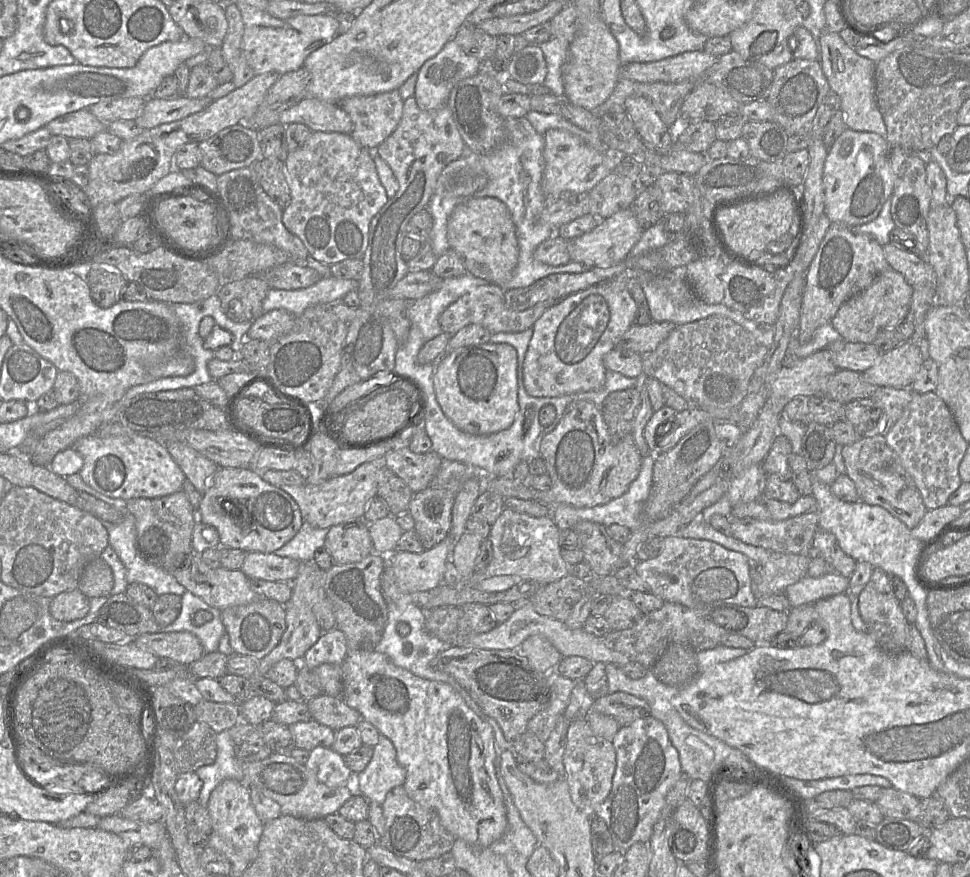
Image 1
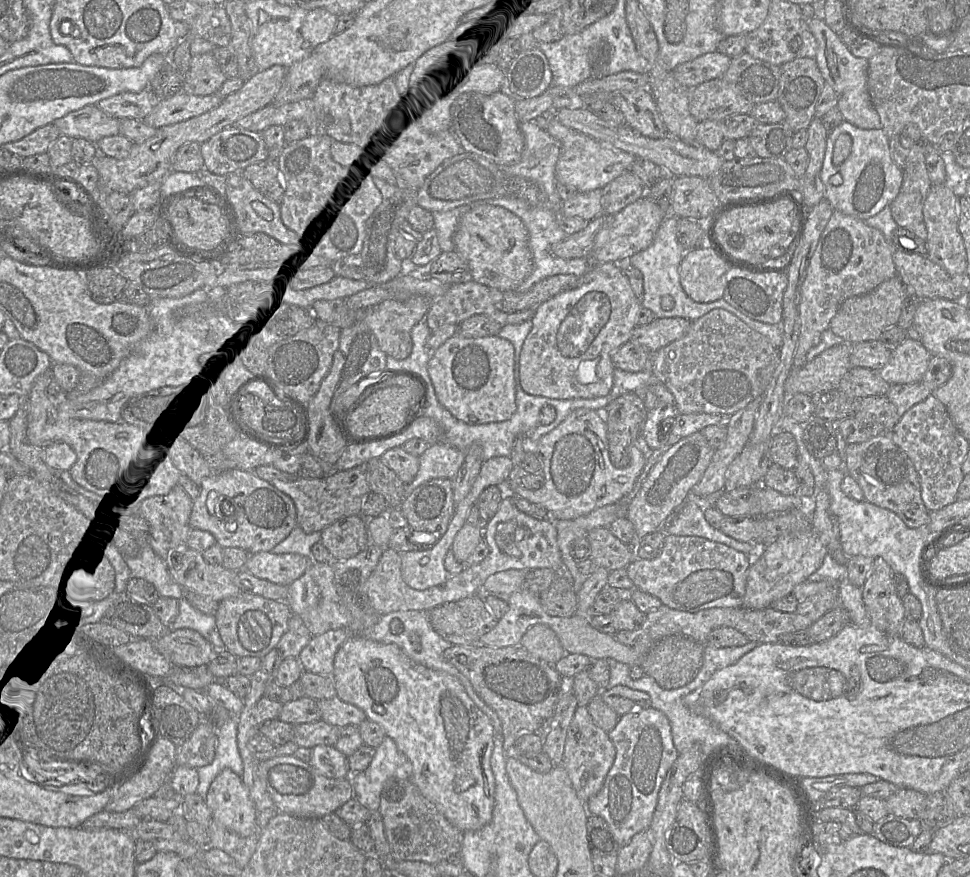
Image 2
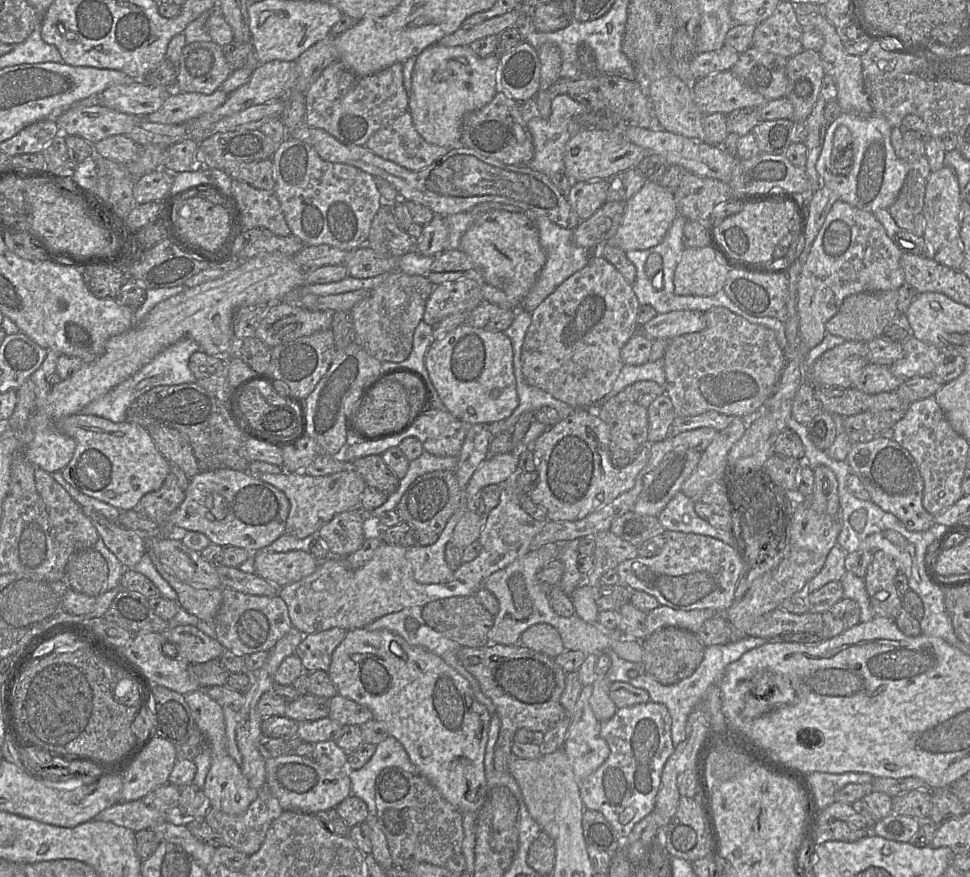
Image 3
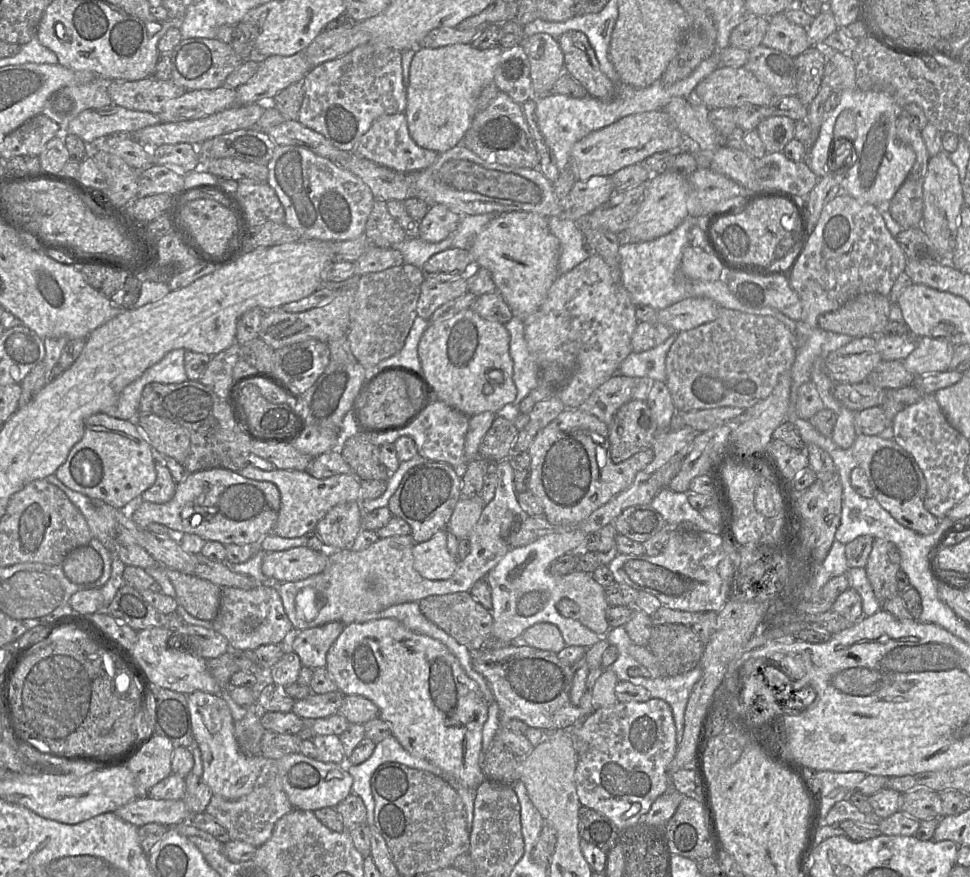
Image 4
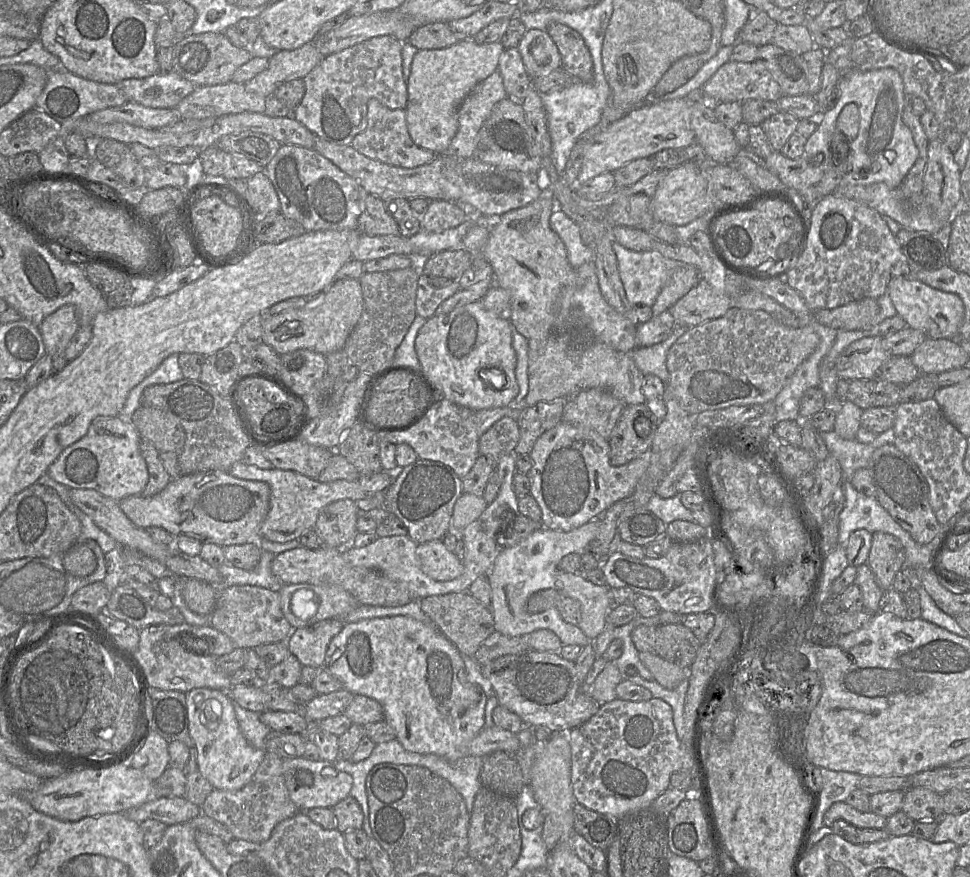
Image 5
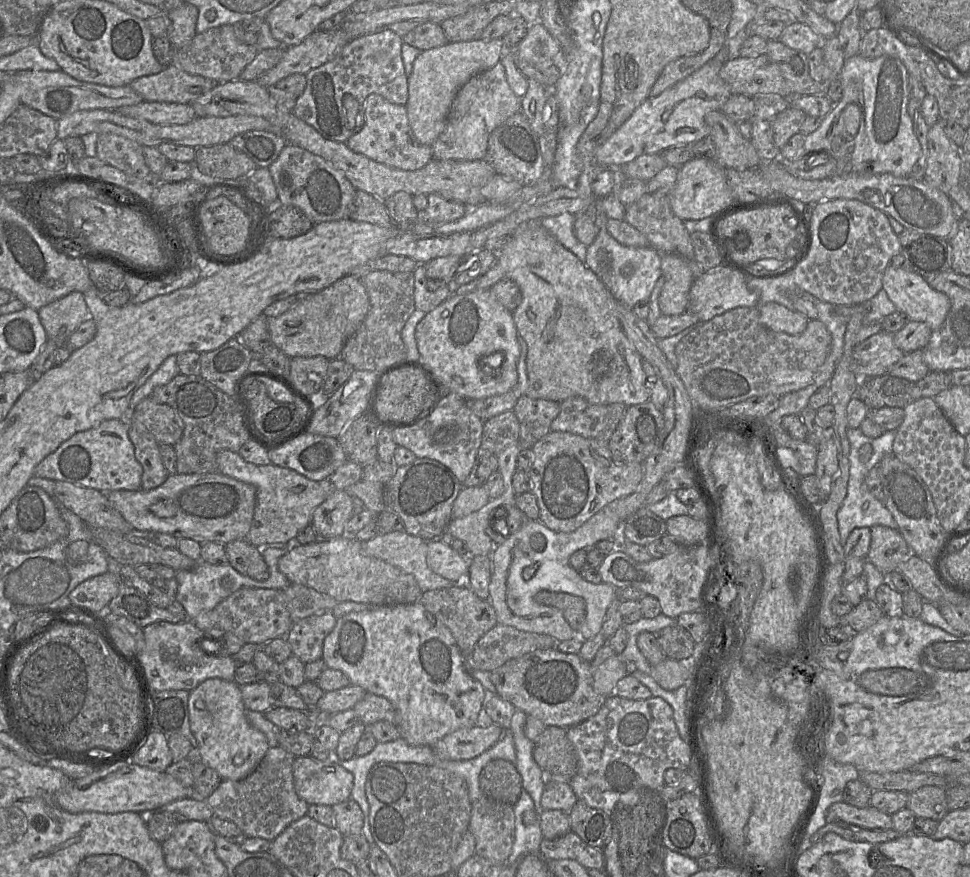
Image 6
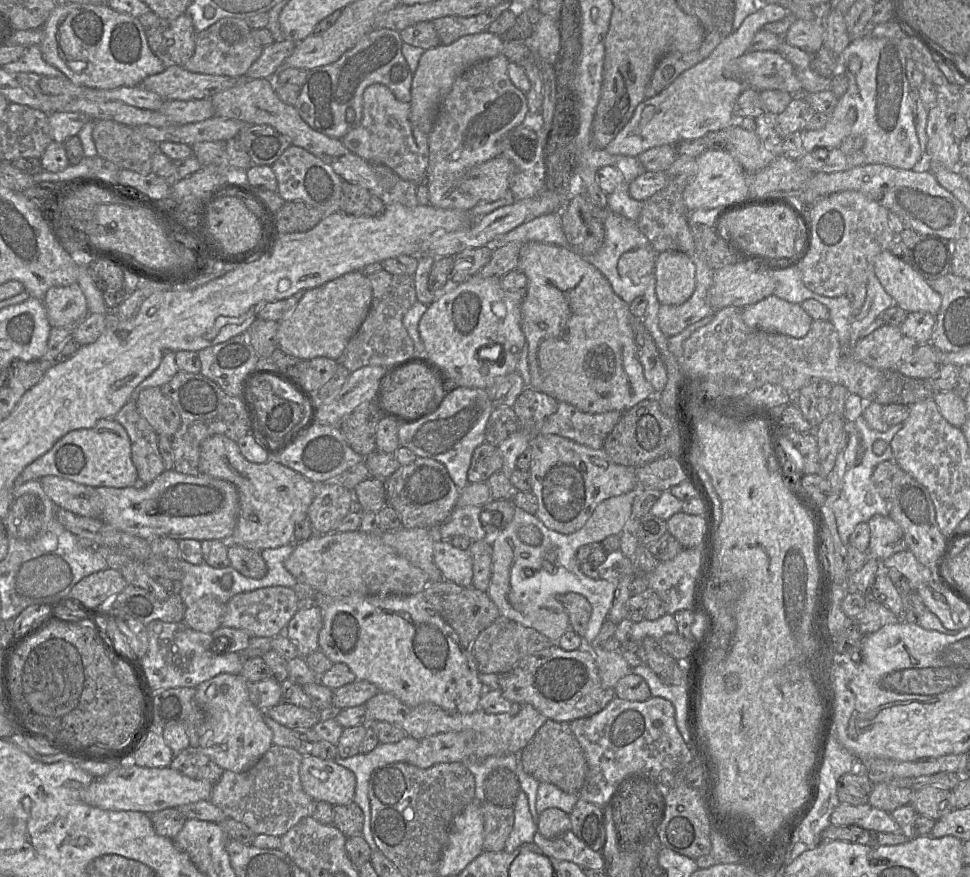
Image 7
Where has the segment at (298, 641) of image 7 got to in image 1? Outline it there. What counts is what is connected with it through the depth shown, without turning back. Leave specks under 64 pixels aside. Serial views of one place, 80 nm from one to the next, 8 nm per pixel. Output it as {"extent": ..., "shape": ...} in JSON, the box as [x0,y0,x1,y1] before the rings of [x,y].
{"extent":[300,628,348,669],"shape":[[[338,628],[323,632],[317,642],[307,650],[300,661],[308,669],[324,663],[341,665],[348,654],[345,634]]]}

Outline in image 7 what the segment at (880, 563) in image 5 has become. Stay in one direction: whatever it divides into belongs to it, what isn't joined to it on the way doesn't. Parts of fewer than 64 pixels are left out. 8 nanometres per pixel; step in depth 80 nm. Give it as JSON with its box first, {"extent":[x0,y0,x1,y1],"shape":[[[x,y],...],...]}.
{"extent":[867,515,908,561],"shape":[[[874,515],[867,523],[870,530],[870,556],[884,561],[908,549],[901,527],[890,516]]]}

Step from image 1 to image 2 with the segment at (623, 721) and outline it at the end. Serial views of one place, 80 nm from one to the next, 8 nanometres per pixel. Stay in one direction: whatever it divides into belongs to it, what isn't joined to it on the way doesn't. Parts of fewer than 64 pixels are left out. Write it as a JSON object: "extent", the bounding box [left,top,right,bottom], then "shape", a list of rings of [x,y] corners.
{"extent":[601,685,651,717],"shape":[[[618,685],[604,689],[601,696],[603,701],[620,717],[633,711],[651,707],[651,698],[646,692],[627,686]]]}

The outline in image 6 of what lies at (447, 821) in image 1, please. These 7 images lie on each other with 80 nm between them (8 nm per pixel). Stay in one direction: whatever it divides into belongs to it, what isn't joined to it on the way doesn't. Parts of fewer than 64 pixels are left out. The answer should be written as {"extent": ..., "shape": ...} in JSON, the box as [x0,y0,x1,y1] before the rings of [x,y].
{"extent":[322,602,484,747],"shape":[[[419,602],[381,605],[338,618],[324,640],[322,659],[328,668],[343,672],[352,685],[386,698],[396,711],[400,738],[410,745],[433,747],[448,734],[476,726],[484,714],[484,687],[472,677],[469,657],[460,651],[450,630]]]}

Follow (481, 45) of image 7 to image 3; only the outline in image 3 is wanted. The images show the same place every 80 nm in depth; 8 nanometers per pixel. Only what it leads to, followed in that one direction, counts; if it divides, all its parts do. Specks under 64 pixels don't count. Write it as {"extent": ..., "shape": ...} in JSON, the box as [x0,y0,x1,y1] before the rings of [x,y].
{"extent":[407,44,497,147],"shape":[[[435,44],[425,48],[415,60],[407,111],[420,136],[428,143],[441,147],[456,147],[460,143],[464,117],[488,104],[496,94],[497,53],[480,58],[469,45],[447,47]]]}

